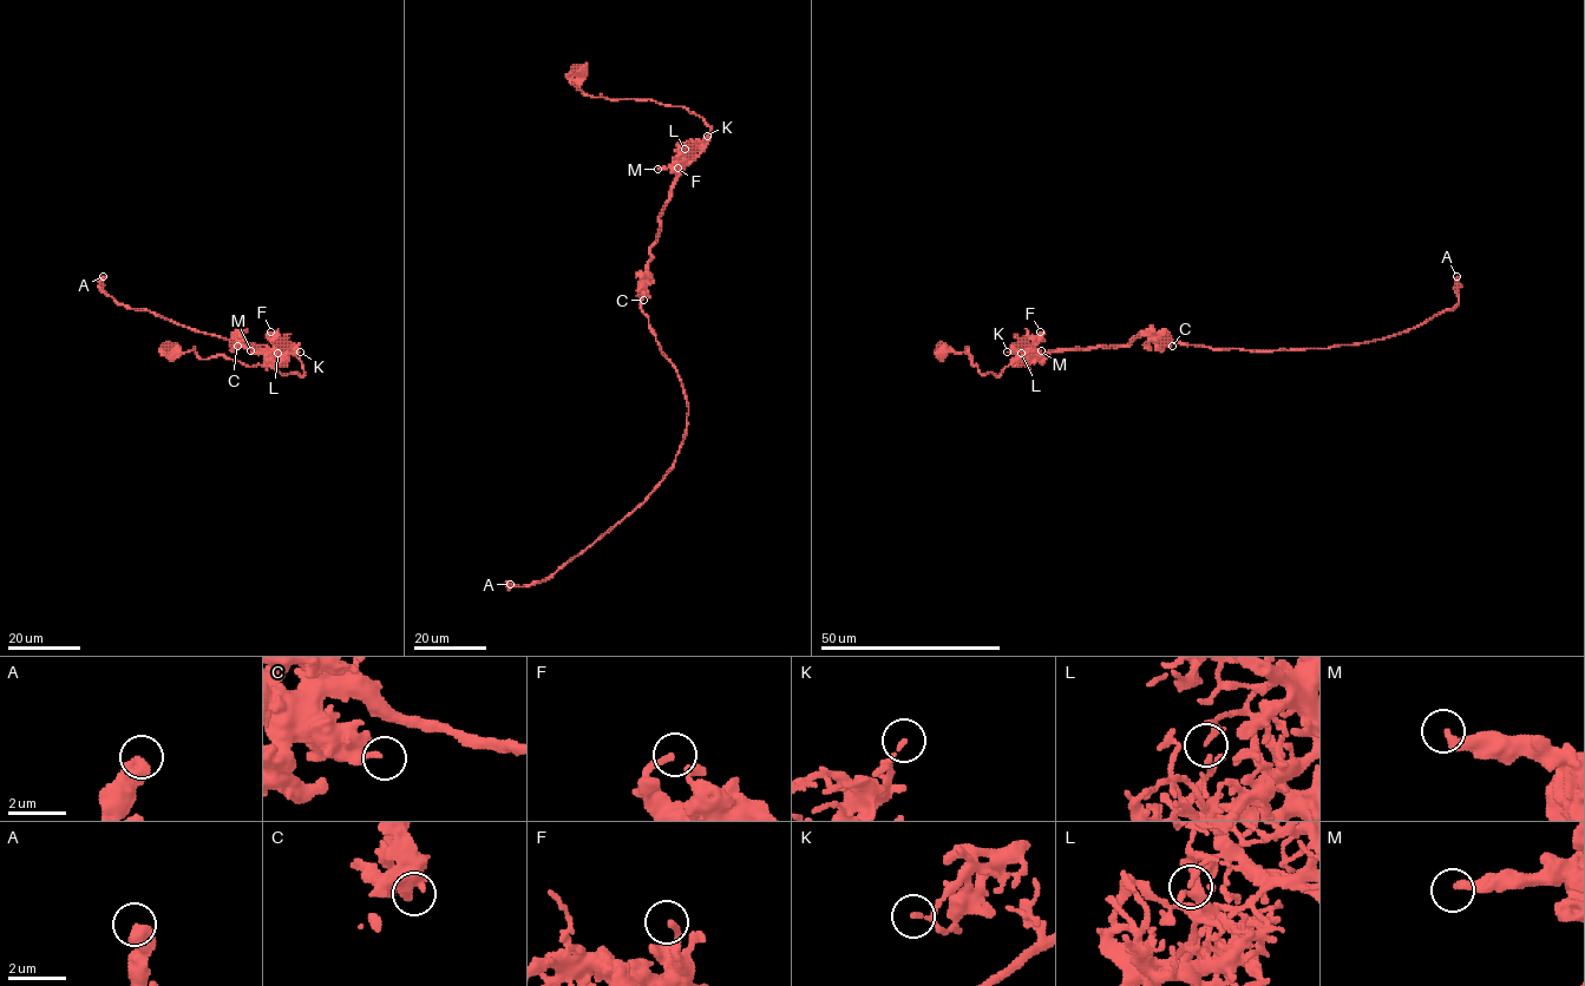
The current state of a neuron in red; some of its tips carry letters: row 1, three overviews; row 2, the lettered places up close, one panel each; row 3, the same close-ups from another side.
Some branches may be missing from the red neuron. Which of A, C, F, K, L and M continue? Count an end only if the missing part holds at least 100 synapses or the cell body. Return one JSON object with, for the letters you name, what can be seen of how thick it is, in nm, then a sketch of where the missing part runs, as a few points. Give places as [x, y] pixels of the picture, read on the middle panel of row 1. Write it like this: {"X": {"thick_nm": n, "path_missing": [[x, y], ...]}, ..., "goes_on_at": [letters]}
{"goes_on_at": []}

